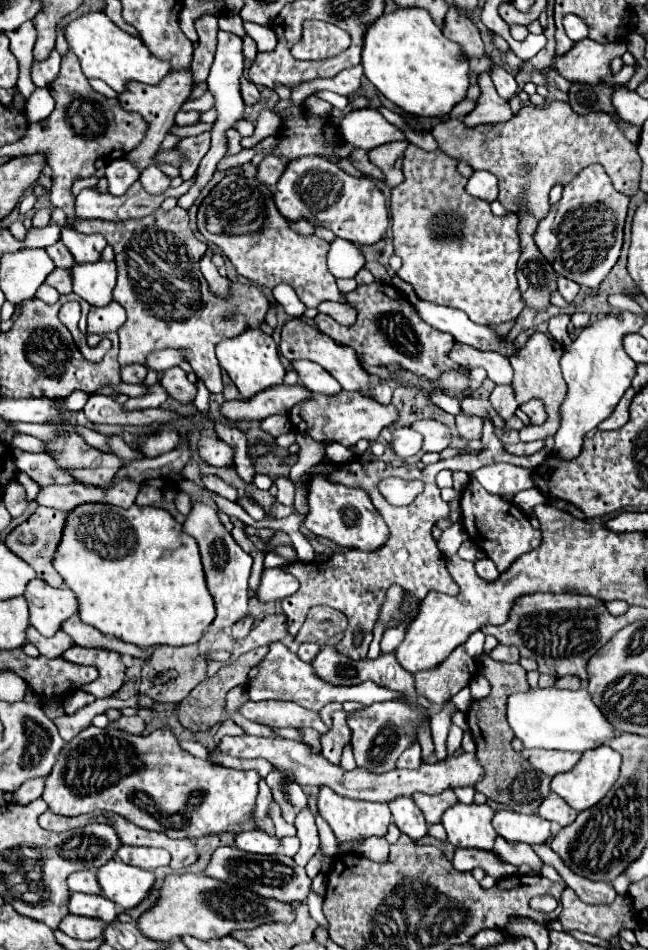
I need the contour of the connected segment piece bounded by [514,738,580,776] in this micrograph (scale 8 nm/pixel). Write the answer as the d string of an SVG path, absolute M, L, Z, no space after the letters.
M518 738L514 740L514 748L526 760L530 760L530 764L534 768L542 770L548 776L556 776L560 772L570 772L580 760L578 752L560 752L560 750L546 750L546 748L524 748Z

